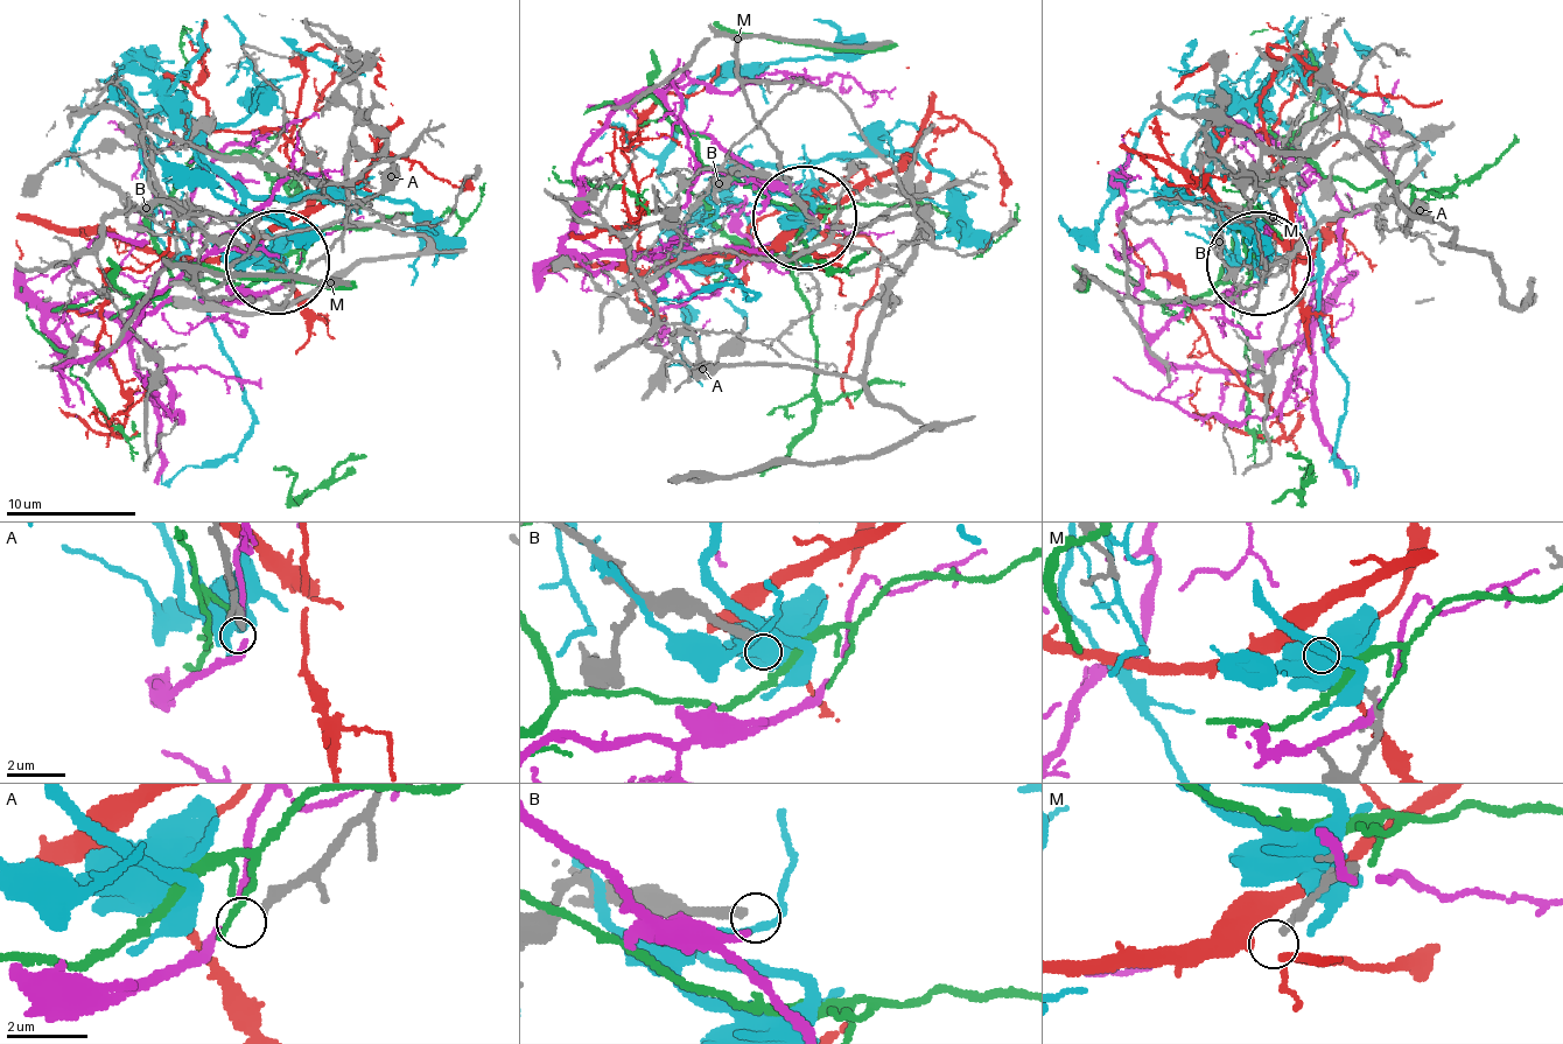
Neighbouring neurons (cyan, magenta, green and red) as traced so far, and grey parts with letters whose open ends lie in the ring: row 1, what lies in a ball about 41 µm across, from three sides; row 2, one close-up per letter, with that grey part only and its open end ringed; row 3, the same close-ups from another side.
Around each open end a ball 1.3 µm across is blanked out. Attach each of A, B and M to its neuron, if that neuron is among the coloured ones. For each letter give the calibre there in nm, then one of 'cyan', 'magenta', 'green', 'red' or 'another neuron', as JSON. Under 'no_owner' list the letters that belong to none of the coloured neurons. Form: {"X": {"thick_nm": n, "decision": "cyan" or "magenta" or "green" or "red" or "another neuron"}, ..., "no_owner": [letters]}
{"A": {"thick_nm": 280, "decision": "another neuron"}, "B": {"thick_nm": 280, "decision": "another neuron"}, "M": {"thick_nm": 130, "decision": "another neuron"}, "no_owner": ["A", "B", "M"]}

